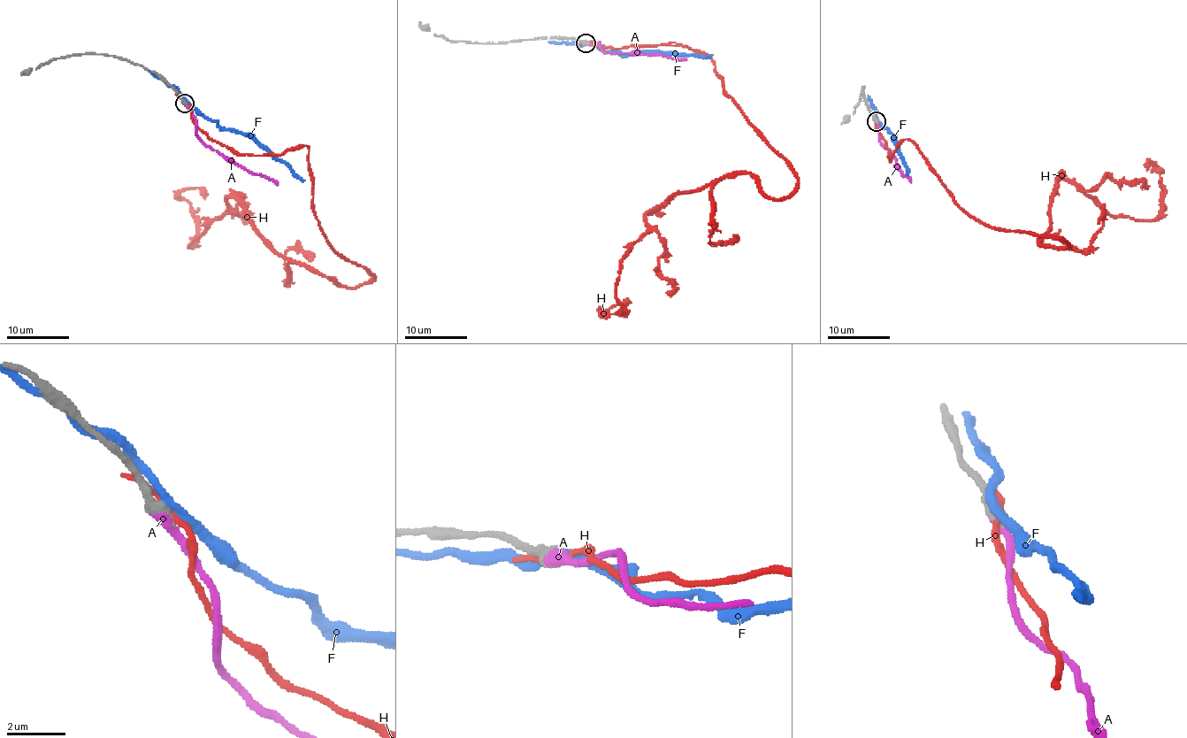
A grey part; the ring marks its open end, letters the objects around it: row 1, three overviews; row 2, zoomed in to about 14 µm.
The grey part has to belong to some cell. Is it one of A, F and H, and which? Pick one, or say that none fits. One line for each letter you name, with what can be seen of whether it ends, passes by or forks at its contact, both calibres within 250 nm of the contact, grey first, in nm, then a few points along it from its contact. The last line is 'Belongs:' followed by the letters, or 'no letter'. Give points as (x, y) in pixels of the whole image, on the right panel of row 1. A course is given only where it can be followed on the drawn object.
A: it ends | 480/340 nm | via (876, 120), (878, 140), (895, 157), (897, 166), (911, 182)
Belongs: A

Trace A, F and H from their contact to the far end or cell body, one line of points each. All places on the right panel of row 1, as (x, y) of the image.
A: (876, 120), (878, 140), (895, 157), (897, 166), (911, 182)
F: (875, 119), (886, 126), (895, 138), (896, 151), (907, 169), (907, 173)
H: (876, 119), (889, 161), (907, 139), (968, 213), (1052, 249), (1055, 182), (1152, 219), (1146, 171)

